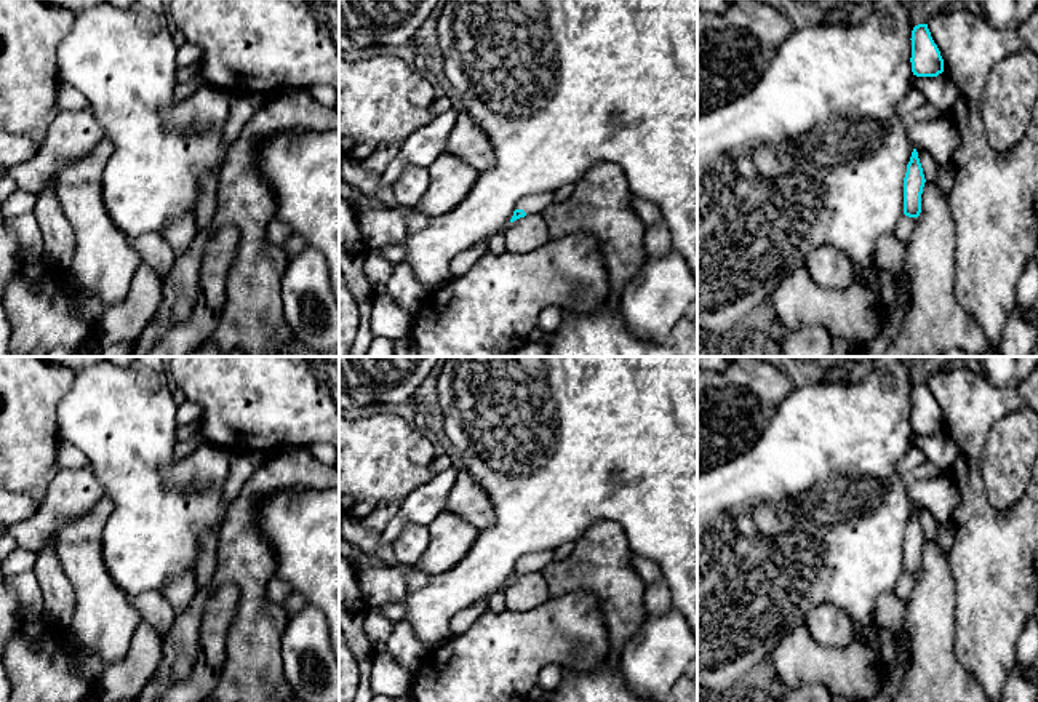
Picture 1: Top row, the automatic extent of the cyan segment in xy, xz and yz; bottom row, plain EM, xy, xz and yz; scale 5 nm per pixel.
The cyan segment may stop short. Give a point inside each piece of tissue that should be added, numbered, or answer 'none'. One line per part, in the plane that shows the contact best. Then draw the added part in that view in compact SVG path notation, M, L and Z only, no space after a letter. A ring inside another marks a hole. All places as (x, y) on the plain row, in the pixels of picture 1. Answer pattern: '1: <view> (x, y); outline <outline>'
1: xz (534, 563); outline M544 550L533 555L523 555L518 558L515 568L523 568L526 574L541 574L541 571L553 561L553 553L550 550Z

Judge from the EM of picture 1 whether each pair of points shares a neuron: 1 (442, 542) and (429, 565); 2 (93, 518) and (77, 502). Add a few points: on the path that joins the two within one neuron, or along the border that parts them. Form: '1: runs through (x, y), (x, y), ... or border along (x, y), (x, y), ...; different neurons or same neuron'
1: runs through (442, 547), (442, 552), (434, 560); same neuron
2: border along (104, 494), (90, 510), (67, 520), (56, 531); different neurons

